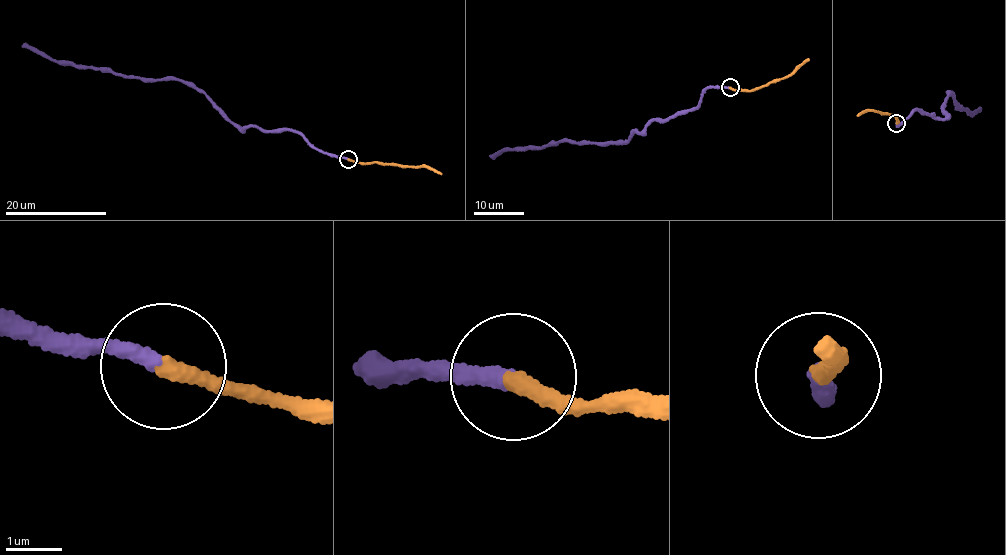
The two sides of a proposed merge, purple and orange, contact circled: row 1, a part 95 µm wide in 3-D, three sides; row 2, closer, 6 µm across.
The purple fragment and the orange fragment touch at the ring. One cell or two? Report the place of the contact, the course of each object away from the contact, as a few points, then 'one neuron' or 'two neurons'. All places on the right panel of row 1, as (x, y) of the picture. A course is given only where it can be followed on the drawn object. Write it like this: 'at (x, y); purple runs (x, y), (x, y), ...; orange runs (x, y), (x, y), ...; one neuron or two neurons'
at (896, 123); purple runs (896, 123), (899, 126), (914, 110), (945, 118), (943, 106), (949, 92), (962, 111), (972, 117), (979, 112); orange runs (896, 123), (893, 114), (870, 109), (857, 115); one neuron

